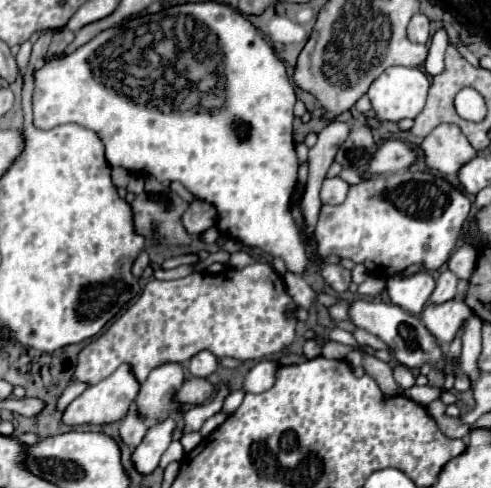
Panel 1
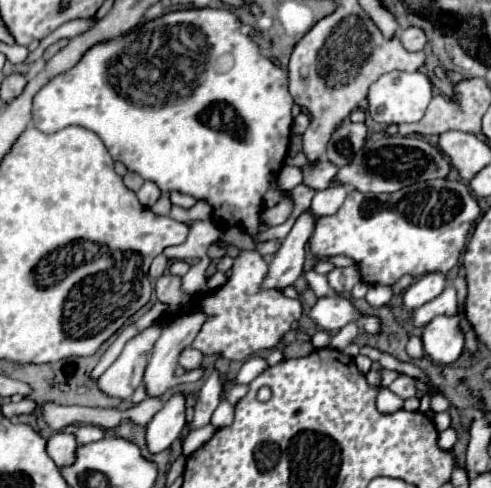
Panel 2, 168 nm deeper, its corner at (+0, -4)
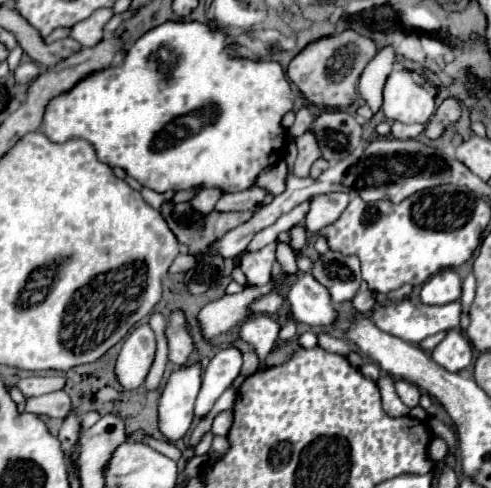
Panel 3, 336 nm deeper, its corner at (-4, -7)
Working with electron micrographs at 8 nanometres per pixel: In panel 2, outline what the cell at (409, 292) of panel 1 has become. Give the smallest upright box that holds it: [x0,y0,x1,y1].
[403,273,447,313]

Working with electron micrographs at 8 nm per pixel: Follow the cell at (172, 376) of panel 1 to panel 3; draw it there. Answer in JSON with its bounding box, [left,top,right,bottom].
[199,280,273,338]

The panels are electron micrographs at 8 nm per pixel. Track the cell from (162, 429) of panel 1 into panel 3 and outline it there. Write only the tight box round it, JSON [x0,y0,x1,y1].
[159,360,201,442]

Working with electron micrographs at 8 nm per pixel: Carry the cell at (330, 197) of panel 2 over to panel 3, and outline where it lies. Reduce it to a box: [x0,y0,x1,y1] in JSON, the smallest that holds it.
[305,192,349,234]

